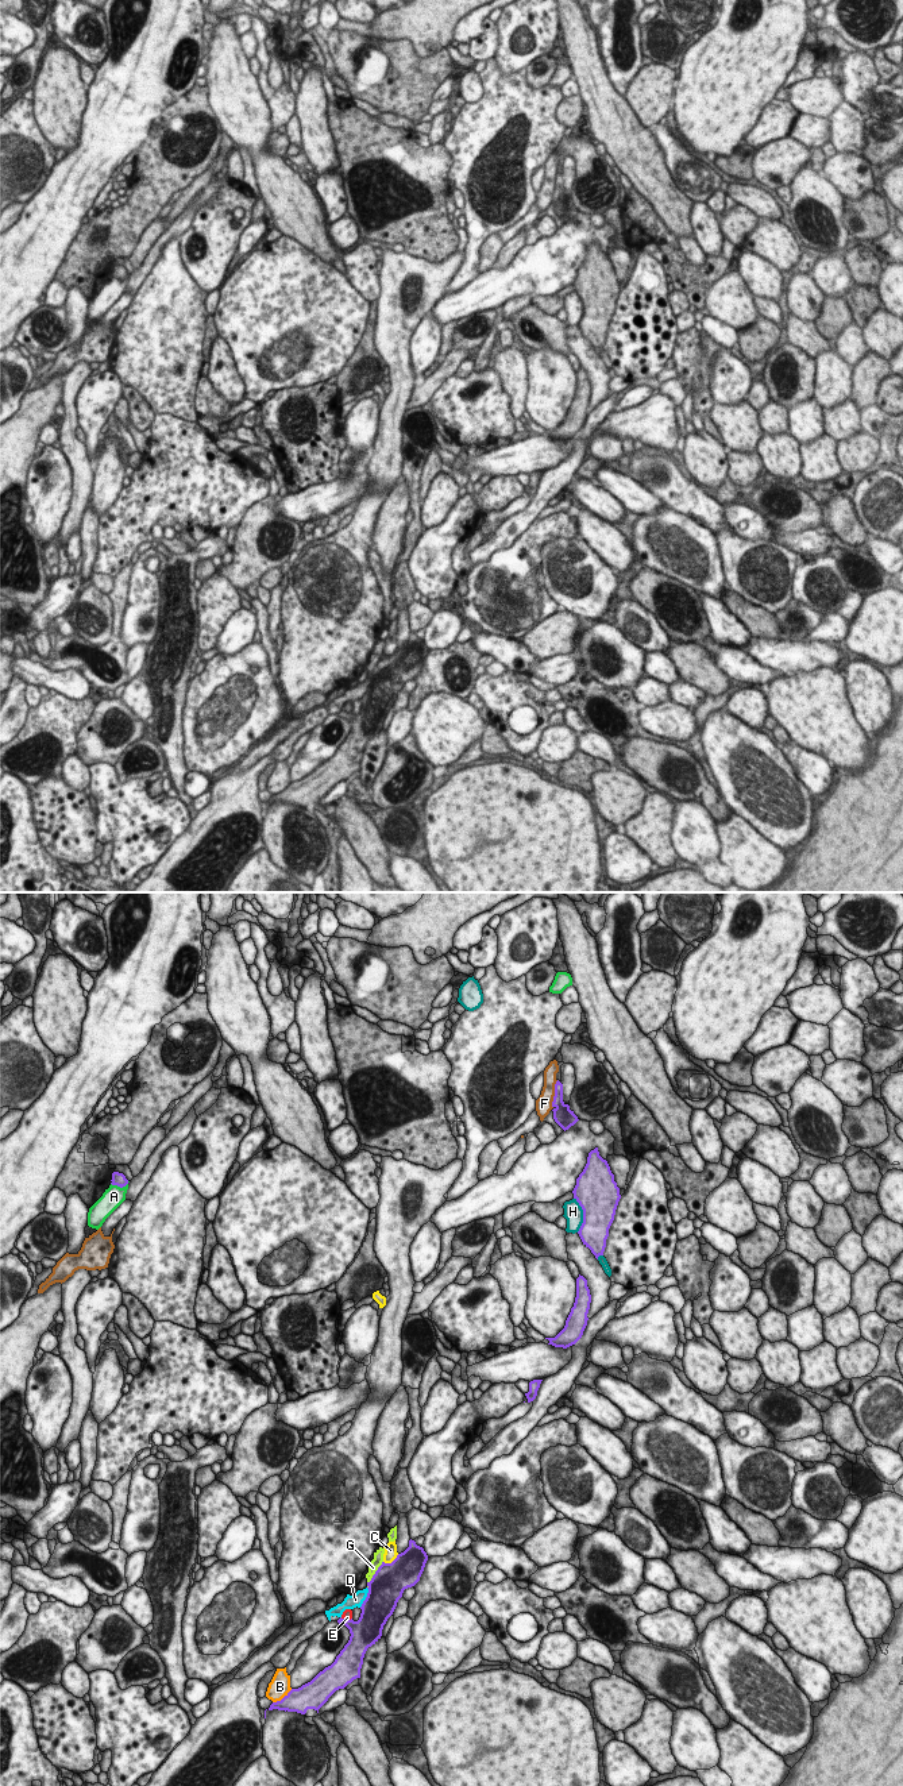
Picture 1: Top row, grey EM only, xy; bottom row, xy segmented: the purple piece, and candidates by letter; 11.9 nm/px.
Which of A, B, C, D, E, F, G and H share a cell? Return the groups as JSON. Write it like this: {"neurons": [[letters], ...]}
{"neurons": [["A"], ["B"], ["C"], ["D", "F", "G"], ["E"], ["H"]]}

